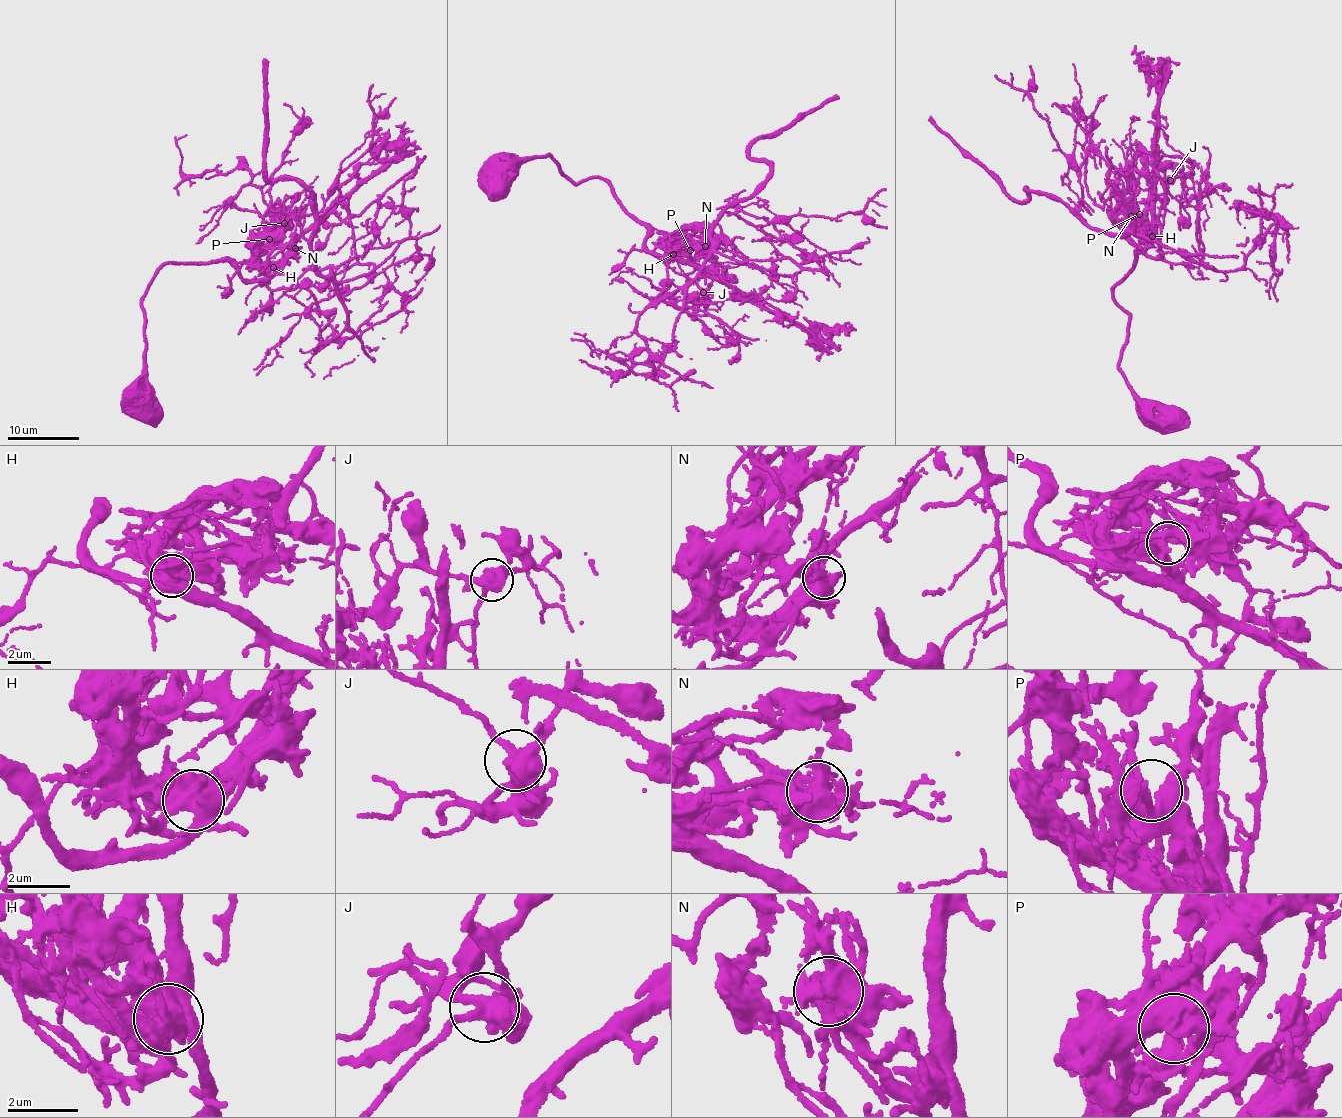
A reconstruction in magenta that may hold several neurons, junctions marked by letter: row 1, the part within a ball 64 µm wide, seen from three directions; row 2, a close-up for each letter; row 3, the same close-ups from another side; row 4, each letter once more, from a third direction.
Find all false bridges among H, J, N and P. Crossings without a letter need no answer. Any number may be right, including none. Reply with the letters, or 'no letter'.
N

